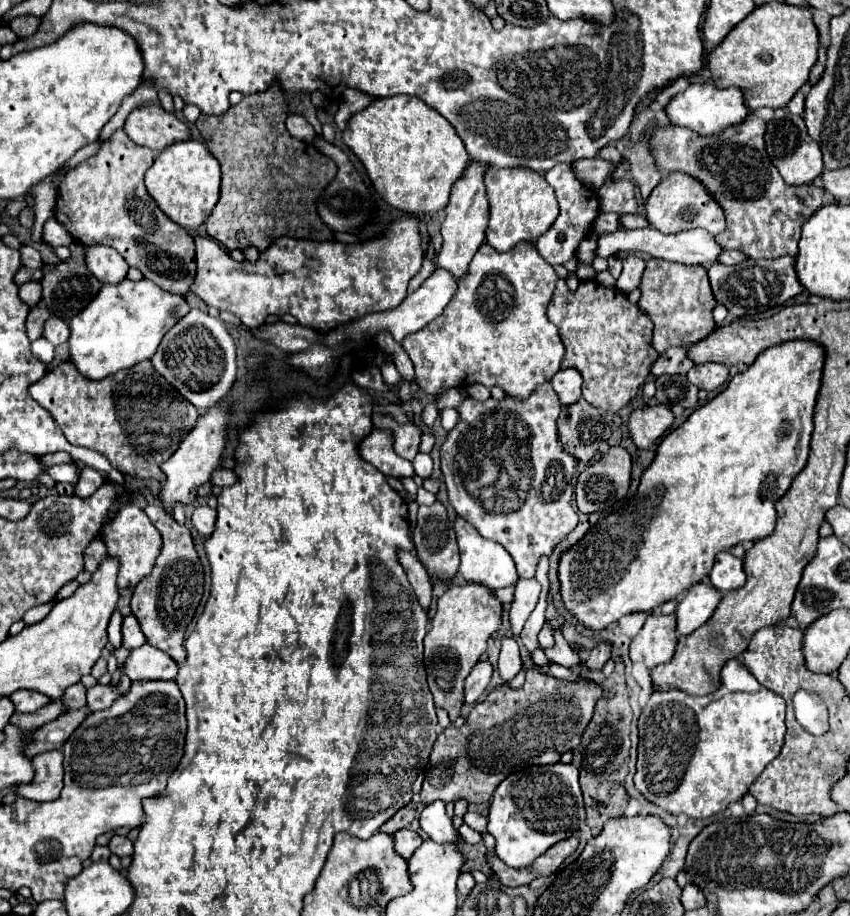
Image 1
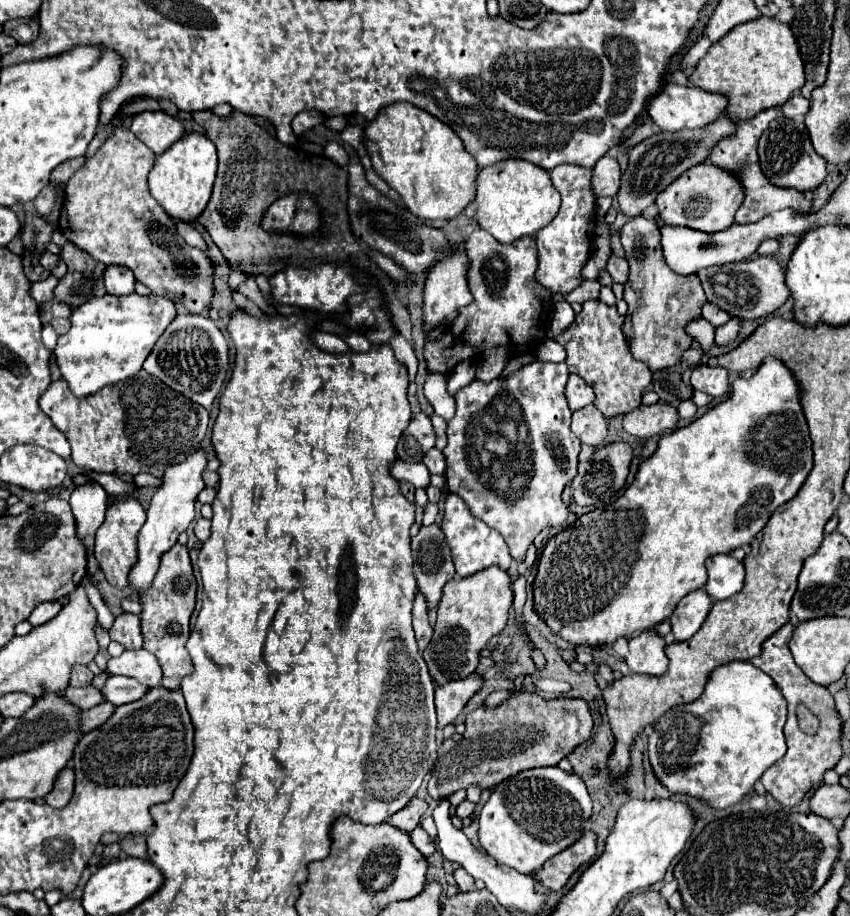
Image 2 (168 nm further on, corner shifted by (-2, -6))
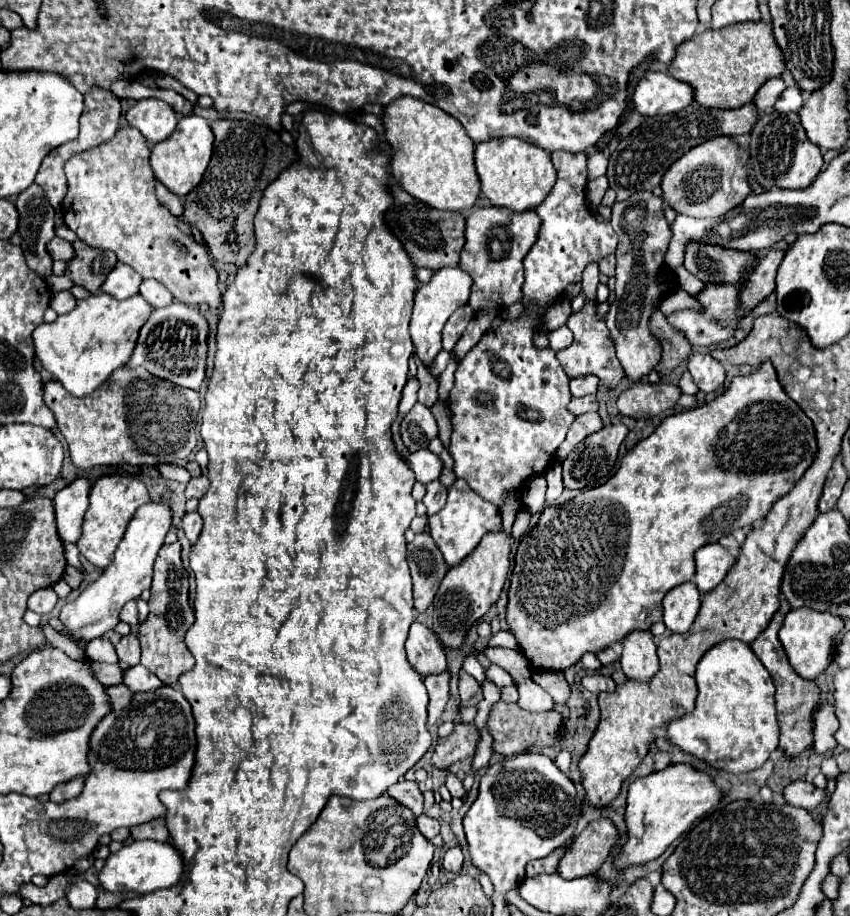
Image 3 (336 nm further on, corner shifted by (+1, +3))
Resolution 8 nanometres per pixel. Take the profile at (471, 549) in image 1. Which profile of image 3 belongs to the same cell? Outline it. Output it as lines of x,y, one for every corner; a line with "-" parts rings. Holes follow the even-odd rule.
457,479
449,487
447,505
429,517
429,533
435,539
437,547
441,549
449,567
455,567
467,555
471,555
471,551
475,551
483,535
497,533
499,529
501,529
501,513
497,511
497,507
491,507
491,503
487,503
485,499
479,499
463,479

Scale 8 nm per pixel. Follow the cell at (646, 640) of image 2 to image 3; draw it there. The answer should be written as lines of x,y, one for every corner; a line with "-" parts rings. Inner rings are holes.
633,631
623,639
621,669
629,679
649,681
659,671
657,647
651,631

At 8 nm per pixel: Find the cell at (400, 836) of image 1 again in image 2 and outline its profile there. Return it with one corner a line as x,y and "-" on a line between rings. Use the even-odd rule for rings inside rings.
418,826
416,830
412,830
412,832
410,832
410,838
412,838
412,844
414,844
426,858
432,856
432,852
436,850
434,838
430,838
430,836
422,830
422,826

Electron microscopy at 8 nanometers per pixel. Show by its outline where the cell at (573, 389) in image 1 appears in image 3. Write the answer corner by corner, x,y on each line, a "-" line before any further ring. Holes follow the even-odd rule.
585,375
585,377
575,377
571,379
571,395
573,397
583,397
597,393
599,389
599,379
595,375

